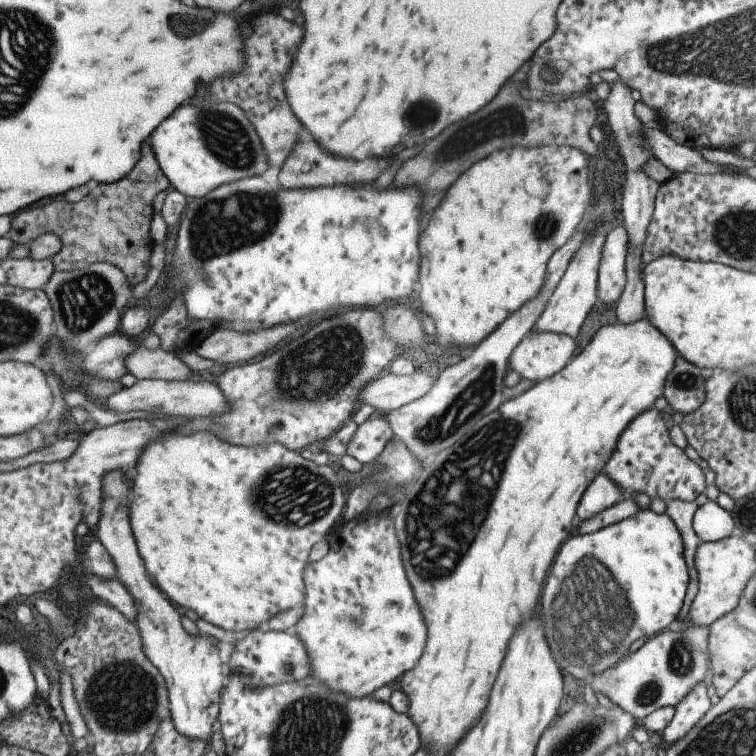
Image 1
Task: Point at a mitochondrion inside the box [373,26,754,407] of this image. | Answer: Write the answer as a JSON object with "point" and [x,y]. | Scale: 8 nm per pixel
{"point":[505,121]}

